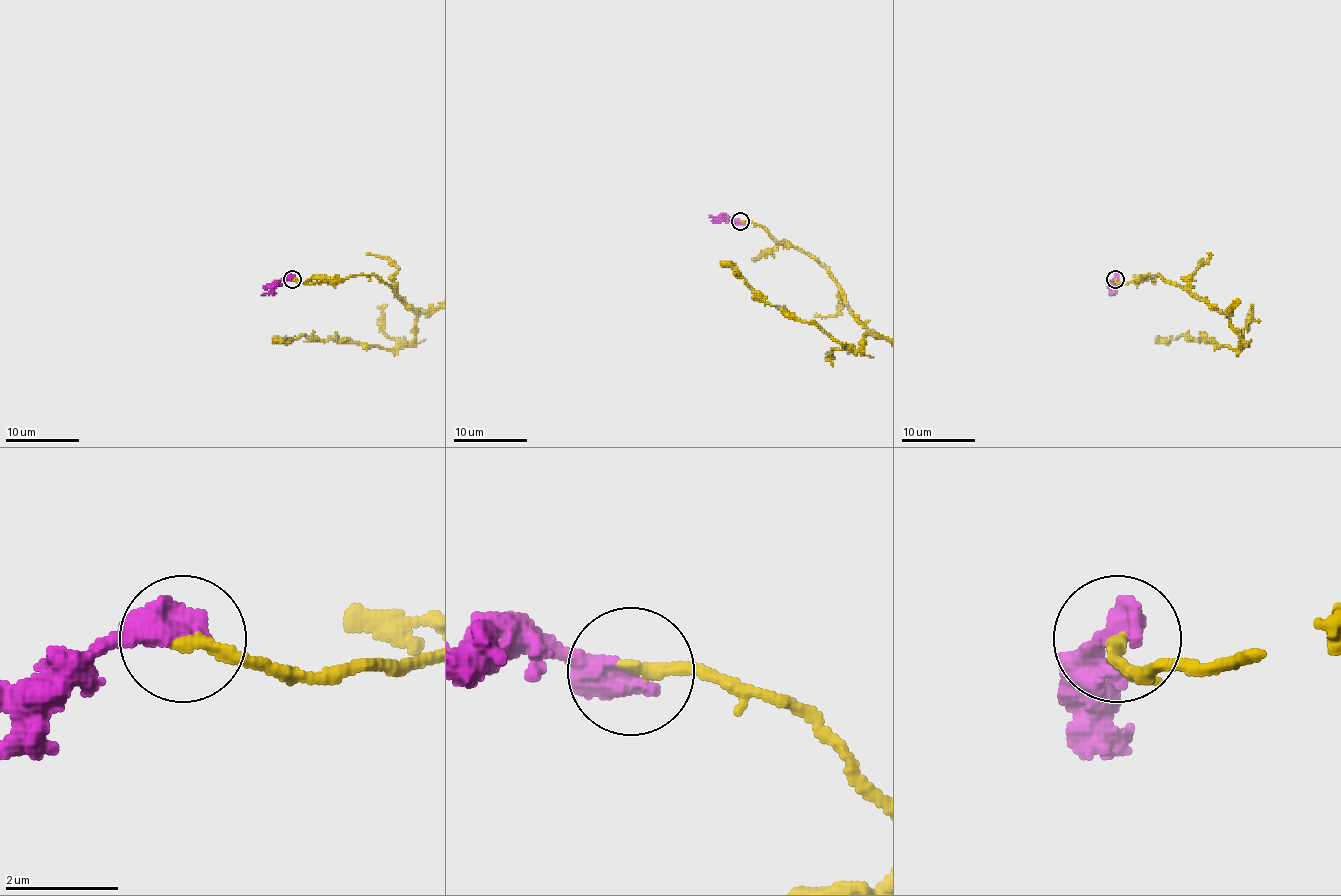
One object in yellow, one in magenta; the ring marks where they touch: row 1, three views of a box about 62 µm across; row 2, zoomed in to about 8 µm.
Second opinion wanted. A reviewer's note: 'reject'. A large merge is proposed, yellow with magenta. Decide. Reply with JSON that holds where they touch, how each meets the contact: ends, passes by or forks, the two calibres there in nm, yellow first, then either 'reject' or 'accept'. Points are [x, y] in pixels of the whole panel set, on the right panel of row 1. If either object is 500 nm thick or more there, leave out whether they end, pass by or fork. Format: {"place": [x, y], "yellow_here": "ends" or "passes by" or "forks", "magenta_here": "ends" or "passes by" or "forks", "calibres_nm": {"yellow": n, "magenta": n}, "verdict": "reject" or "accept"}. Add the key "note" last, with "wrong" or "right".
{"place": [1115, 279], "calibres_nm": {"yellow": 220, "magenta": 550}, "verdict": "accept", "note": "wrong"}

